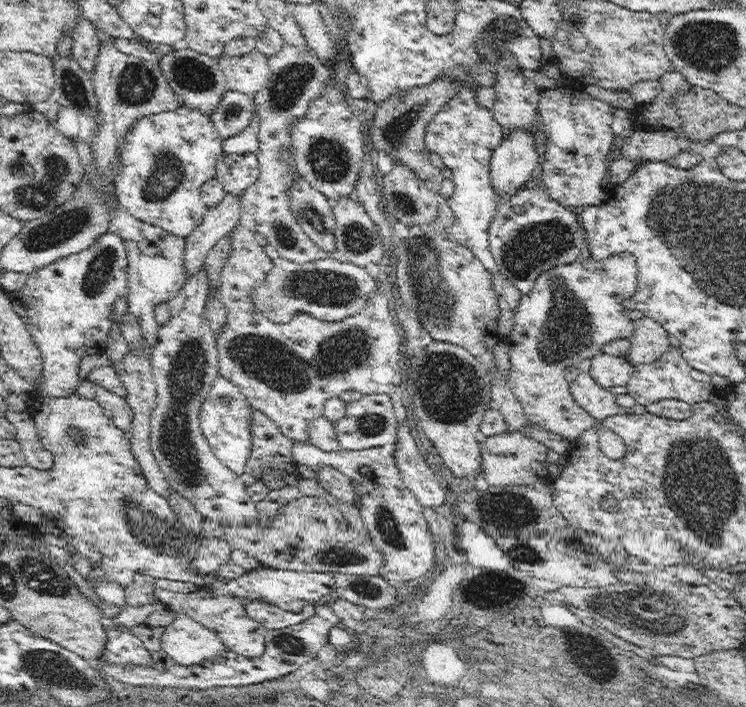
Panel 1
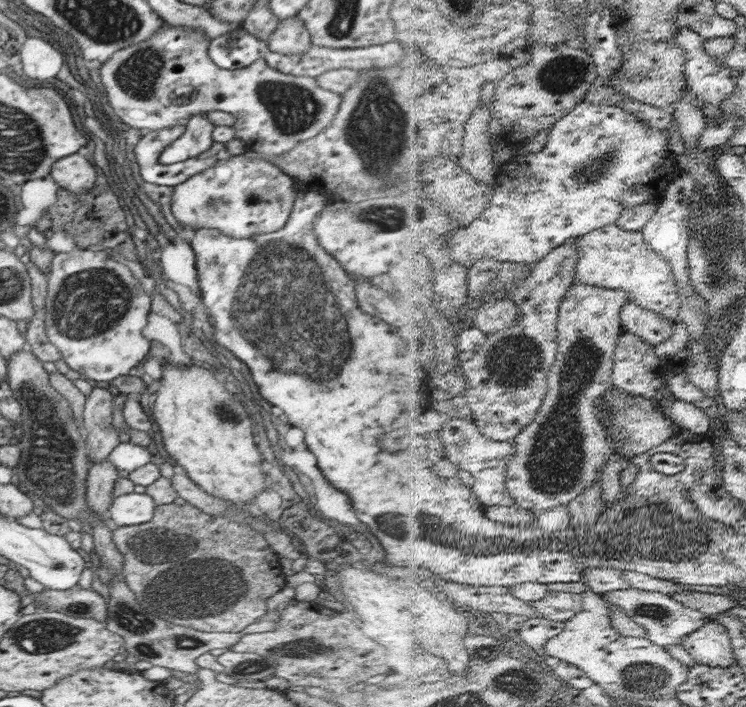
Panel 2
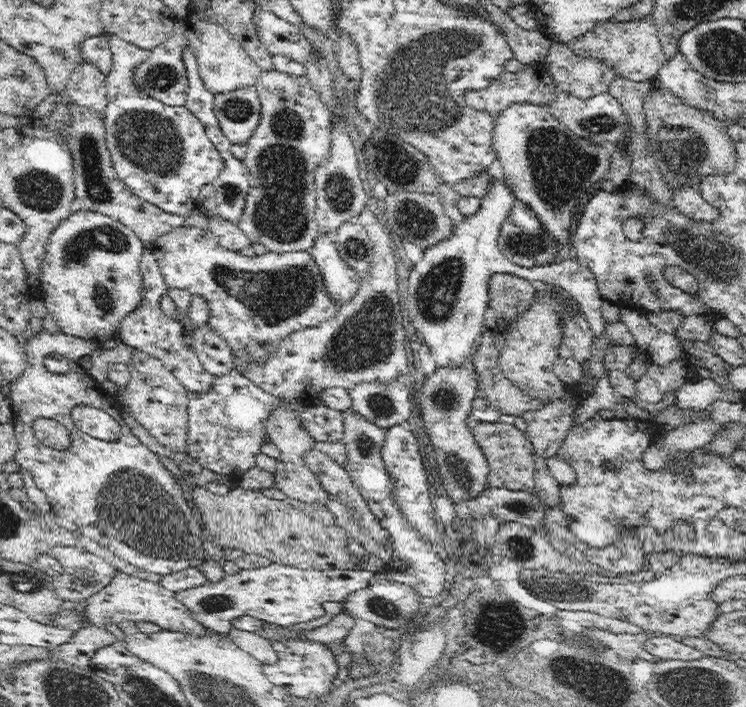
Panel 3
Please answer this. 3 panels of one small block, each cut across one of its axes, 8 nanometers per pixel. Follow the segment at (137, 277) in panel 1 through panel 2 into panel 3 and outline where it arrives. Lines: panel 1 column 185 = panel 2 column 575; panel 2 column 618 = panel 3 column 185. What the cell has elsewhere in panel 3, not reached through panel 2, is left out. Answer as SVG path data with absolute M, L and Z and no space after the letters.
M188 225L158 236L148 246L158 264L164 285L169 289L184 289L190 293L203 294L210 303L209 323L224 337L233 353L248 349L253 358L266 357L276 349L277 340L300 328L316 326L336 316L340 304L331 298L326 278L318 269L309 251L272 252L263 255L243 256L226 252L218 245L205 226Z

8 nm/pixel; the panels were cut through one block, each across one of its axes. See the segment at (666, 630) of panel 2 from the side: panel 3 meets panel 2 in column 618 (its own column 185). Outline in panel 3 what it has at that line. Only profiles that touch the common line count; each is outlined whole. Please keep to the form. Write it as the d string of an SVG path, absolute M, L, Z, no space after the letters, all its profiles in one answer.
M278 564L278 572L225 574L220 580L208 581L202 586L181 590L176 596L205 628L226 635L233 625L232 620L242 615L260 618L283 628L320 618L324 614L323 603L343 602L348 594L373 582L373 574L361 567L336 572L302 570L287 564Z

